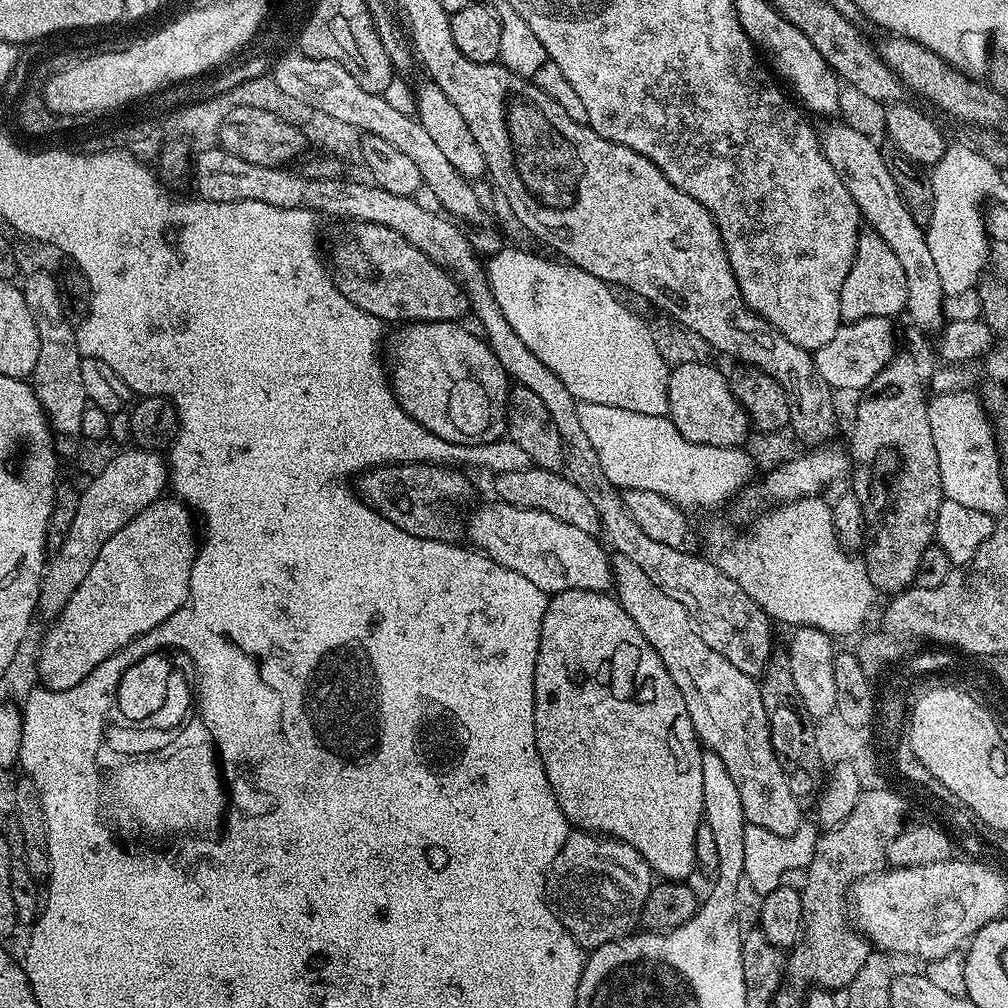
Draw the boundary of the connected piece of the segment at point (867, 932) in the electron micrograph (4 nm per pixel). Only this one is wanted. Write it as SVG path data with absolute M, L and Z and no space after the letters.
M953 858L951 860L943 860L942 862L930 862L922 866L910 866L909 868L889 867L887 870L881 870L870 876L863 876L861 880L857 880L850 888L850 916L854 921L855 927L859 929L865 940L873 949L879 950L887 954L895 954L900 956L921 956L924 962L929 960L937 960L939 956L945 956L951 952L957 951L965 942L971 941L976 935L976 931L982 926L986 926L992 920L999 920L1005 915L1004 912L1004 880L1005 877L997 872L994 868L987 868L980 861L971 858Z

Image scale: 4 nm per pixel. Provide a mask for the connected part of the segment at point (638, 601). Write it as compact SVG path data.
M616 554L611 557L611 561L612 583L614 585L616 599L619 600L622 610L626 610L626 614L630 614L630 618L634 618L634 626L638 626L638 630L642 630L642 638L646 638L646 642L650 642L650 646L654 646L654 650L658 654L658 658L662 658L662 662L666 666L670 678L674 678L674 686L678 686L678 690L682 694L682 702L686 702L686 710L690 714L690 722L694 726L701 745L707 751L718 754L718 758L722 758L722 763L726 765L726 771L730 774L730 778L734 778L734 786L738 786L738 798L742 798L742 810L744 811L745 821L749 825L762 826L762 830L770 830L776 836L789 836L790 834L794 834L800 829L802 823L802 817L800 817L801 805L798 803L796 797L790 794L790 786L786 782L786 774L774 754L774 746L770 738L770 726L768 725L768 711L766 710L766 706L762 706L762 694L760 693L759 683L753 677L742 674L742 670L738 670L738 666L734 666L734 662L730 662L730 658L726 658L721 652L714 650L714 646L710 646L710 642L706 642L706 638L702 638L700 629L696 627L695 620L684 609L682 602L674 602L674 598L670 598L670 594L658 590L658 586L654 586L654 582L650 582L650 577L634 562L630 562L630 558Z

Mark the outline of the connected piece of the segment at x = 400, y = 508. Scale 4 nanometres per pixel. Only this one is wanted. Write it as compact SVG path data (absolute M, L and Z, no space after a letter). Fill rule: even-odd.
M382 464L378 468L370 468L359 473L360 476L354 483L354 491L365 504L368 504L378 514L382 514L382 518L386 518L390 522L394 522L394 526L398 526L402 530L406 530L406 534L414 534L418 538L426 538L427 540L442 540L445 542L459 541L459 536L463 537L466 532L466 516L460 513L460 509L464 504L468 504L472 500L472 484L463 476L461 469L456 466L445 466L443 464Z

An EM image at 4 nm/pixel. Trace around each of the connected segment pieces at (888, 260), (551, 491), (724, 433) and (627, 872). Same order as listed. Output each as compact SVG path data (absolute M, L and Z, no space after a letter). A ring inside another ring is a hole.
M871 230L861 231L856 243L856 261L850 266L840 291L840 319L861 320L864 316L896 318L907 306L906 275L896 254Z
M527 467L512 468L509 472L500 470L495 473L495 476L497 475L495 496L497 501L510 506L554 514L554 518L562 518L562 522L570 522L570 526L578 526L578 530L586 530L593 534L601 531L598 510L594 510L590 498L586 498L586 493L574 481L569 480L567 475L559 471L551 472L545 468Z
M686 362L669 371L668 416L687 440L723 448L743 445L750 429L746 410L738 398L734 398L727 375L723 371L720 373L712 362Z
M573 831L562 846L558 858L548 867L544 891L552 913L562 922L564 929L580 943L581 948L591 950L611 940L620 940L640 924L642 906L646 906L646 894L650 894L654 873L634 846L591 832Z

